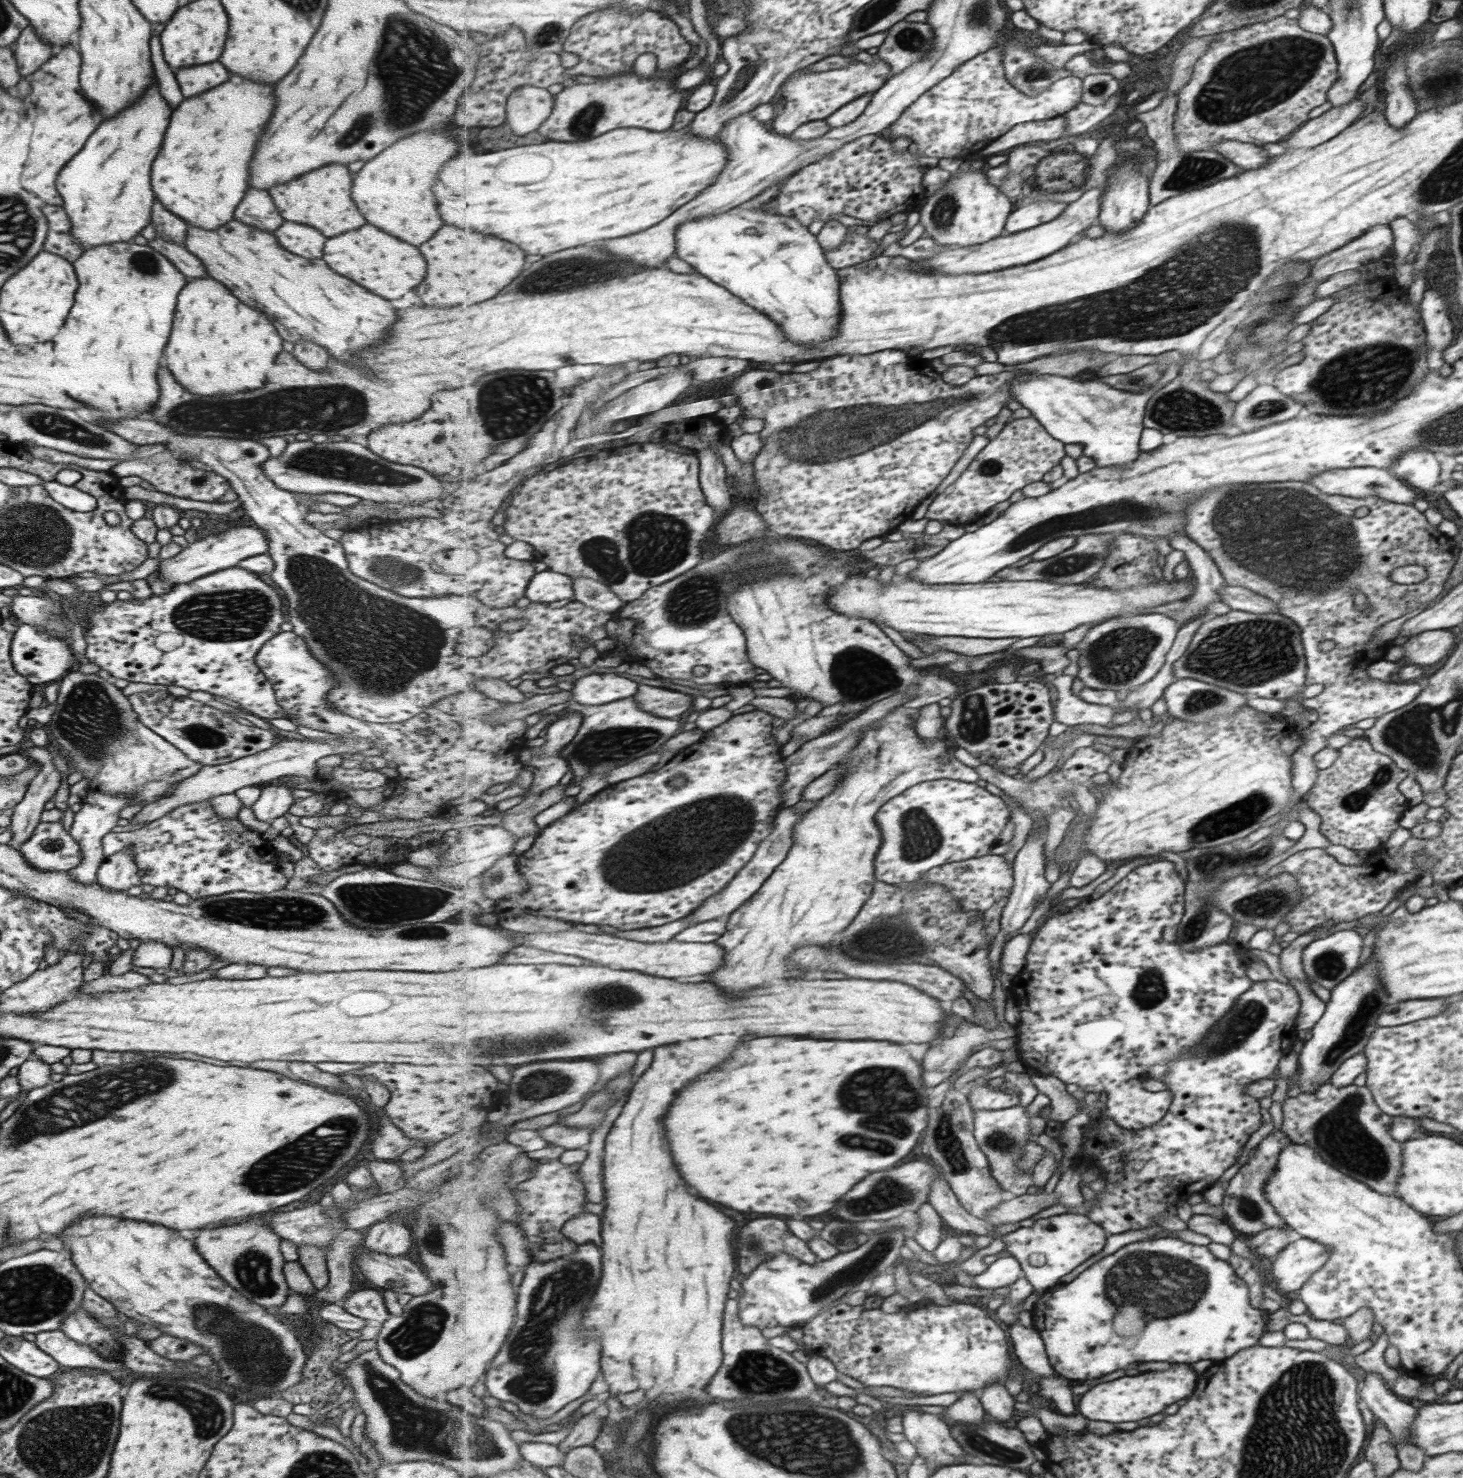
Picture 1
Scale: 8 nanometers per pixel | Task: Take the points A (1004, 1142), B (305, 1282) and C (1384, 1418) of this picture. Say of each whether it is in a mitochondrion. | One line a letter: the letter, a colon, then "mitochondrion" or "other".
A: mitochondrion
B: other
C: other

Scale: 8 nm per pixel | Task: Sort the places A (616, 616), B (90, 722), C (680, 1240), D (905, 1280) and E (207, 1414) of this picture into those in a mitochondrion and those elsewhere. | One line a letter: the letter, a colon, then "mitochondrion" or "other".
A: other
B: mitochondrion
C: other
D: other
E: mitochondrion

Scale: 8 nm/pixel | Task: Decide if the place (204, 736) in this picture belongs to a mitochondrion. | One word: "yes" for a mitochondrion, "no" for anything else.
yes

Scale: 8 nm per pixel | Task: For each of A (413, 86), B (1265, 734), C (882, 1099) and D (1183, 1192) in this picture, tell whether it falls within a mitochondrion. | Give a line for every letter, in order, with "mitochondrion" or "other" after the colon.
A: mitochondrion
B: other
C: mitochondrion
D: other

